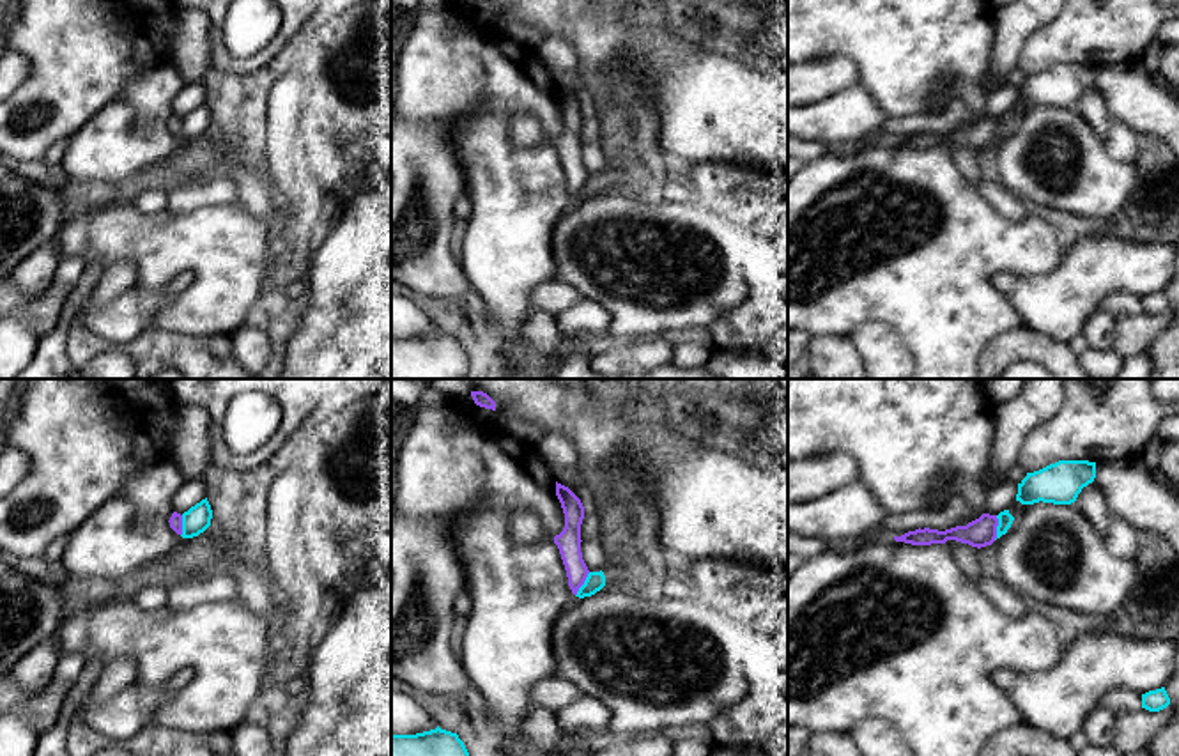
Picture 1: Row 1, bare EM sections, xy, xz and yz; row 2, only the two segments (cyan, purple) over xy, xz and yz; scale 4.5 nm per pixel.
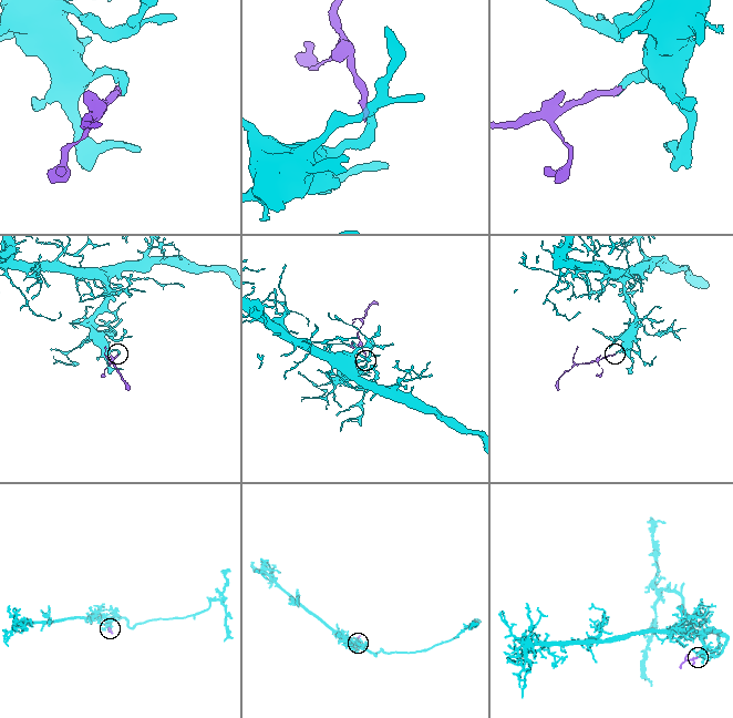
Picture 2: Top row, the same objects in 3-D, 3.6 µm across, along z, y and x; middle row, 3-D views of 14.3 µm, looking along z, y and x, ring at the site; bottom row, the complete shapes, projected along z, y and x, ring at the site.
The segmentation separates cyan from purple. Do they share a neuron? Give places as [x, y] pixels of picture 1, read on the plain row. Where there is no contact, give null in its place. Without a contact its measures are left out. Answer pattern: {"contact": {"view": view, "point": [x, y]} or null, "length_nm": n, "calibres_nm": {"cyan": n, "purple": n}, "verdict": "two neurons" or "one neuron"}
{"contact": {"view": "yz", "point": [997, 131]}, "length_nm": 110, "calibres_nm": {"cyan": 70, "purple": 130}, "verdict": "two neurons"}

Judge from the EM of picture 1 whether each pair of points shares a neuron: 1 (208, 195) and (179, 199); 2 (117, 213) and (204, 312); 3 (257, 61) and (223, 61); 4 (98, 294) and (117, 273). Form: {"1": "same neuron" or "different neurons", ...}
{"1": "same neuron", "2": "same neuron", "3": "same neuron", "4": "same neuron"}

